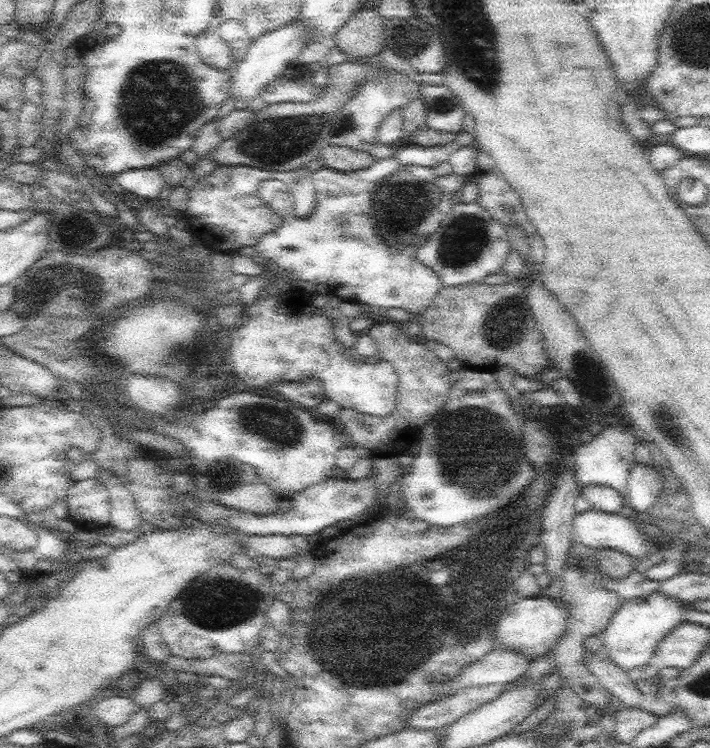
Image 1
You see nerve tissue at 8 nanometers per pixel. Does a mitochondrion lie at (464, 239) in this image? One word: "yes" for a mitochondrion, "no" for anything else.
yes

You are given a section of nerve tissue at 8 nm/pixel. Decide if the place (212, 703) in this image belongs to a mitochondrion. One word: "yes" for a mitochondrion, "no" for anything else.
no

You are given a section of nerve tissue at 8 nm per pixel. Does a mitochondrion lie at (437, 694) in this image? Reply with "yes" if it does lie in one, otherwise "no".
no

